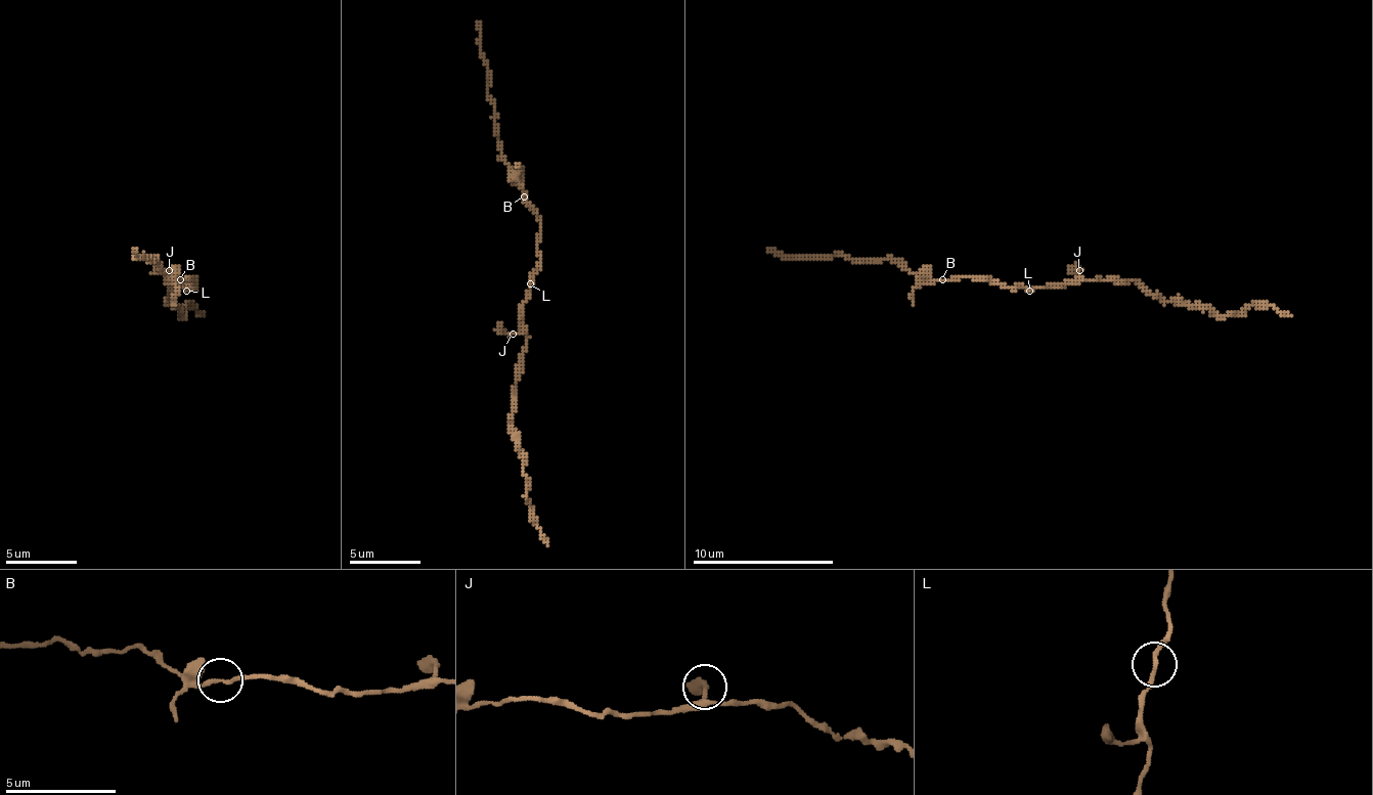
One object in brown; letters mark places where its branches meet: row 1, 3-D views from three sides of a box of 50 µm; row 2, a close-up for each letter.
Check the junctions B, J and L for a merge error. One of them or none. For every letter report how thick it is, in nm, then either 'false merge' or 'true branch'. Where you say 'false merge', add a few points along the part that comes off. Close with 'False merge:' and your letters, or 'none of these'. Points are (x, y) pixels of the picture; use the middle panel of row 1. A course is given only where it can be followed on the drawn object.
B: 180 nm | true branch
J: 200 nm | true branch
L: 190 nm | true branch
False merge: none of these

